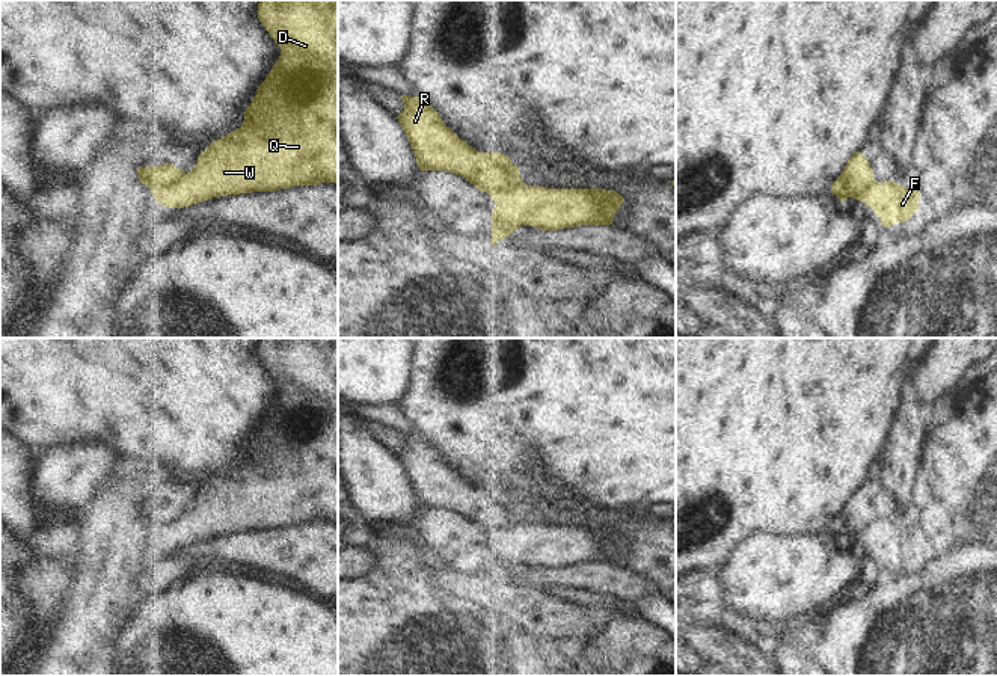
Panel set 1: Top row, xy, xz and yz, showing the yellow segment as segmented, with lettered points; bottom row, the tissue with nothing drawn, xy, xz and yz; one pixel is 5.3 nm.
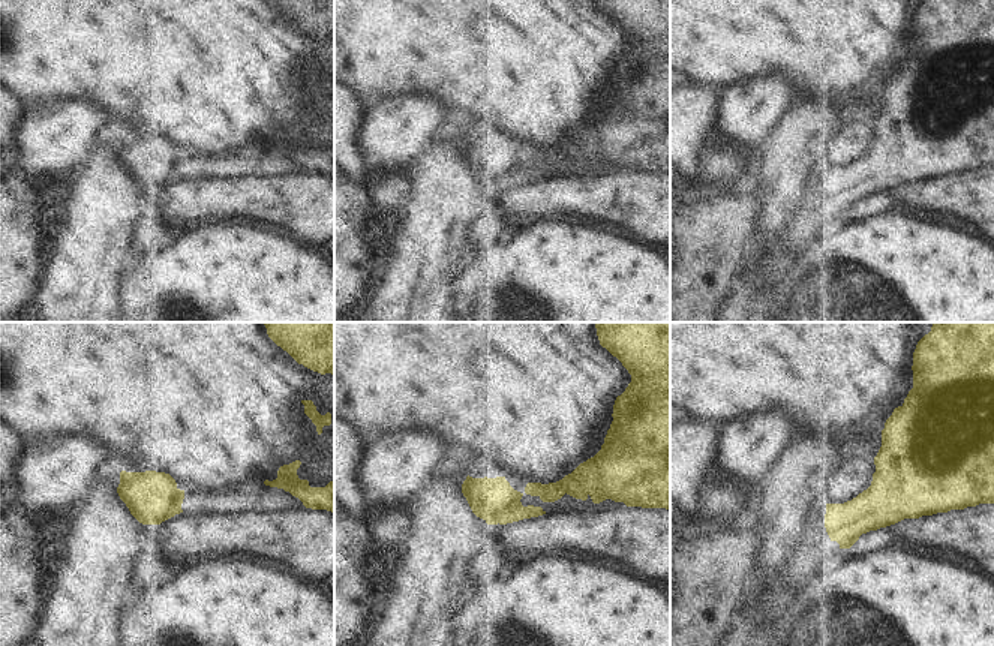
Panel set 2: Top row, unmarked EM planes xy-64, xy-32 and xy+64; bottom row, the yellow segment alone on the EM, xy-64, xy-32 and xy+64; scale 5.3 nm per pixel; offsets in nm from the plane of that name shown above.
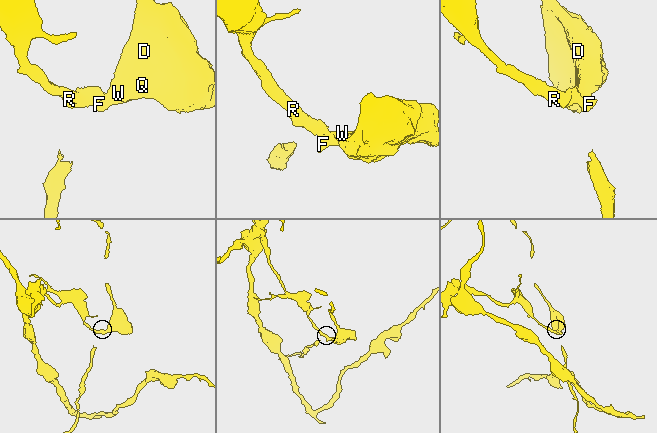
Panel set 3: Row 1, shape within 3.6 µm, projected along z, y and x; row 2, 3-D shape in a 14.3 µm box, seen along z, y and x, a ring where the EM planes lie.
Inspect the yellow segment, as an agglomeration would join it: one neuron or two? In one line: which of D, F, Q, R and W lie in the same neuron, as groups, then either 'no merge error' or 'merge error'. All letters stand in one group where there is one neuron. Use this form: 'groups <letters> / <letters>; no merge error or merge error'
groups D F Q W / R; merge error

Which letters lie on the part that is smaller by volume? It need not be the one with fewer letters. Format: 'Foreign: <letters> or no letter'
Foreign: R

